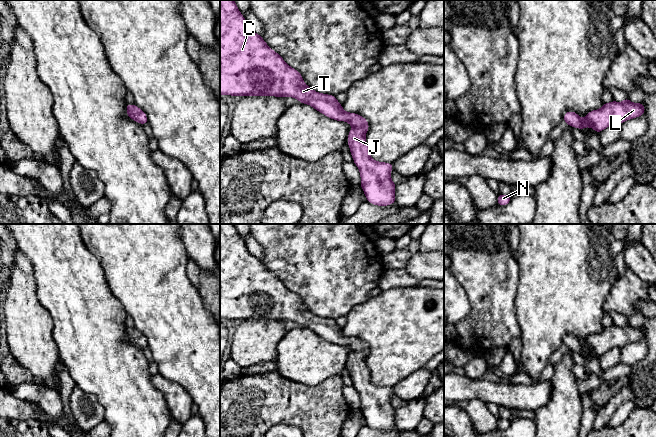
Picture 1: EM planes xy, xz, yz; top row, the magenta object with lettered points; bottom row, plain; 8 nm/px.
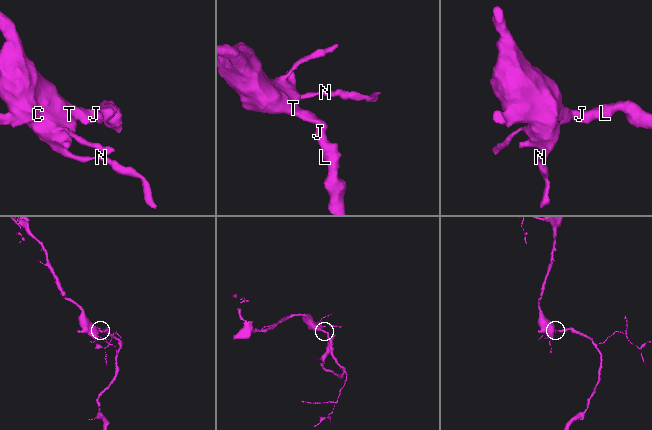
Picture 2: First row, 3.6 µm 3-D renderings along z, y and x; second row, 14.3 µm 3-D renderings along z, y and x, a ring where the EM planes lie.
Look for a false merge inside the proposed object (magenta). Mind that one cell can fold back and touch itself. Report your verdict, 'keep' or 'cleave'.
keep

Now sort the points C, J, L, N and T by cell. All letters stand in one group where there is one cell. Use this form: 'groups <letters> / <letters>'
groups C J L N T

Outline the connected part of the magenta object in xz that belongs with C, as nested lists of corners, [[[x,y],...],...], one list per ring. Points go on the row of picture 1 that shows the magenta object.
[[[220,0],[220,95],[293,97],[333,120],[351,124],[347,143],[353,162],[360,171],[360,185],[367,201],[381,207],[396,203],[396,184],[391,180],[391,170],[394,166],[392,163],[371,158],[370,148],[365,139],[369,130],[368,121],[357,113],[345,112],[334,95],[316,92],[306,85],[301,73],[290,67],[247,25],[234,0]]]

